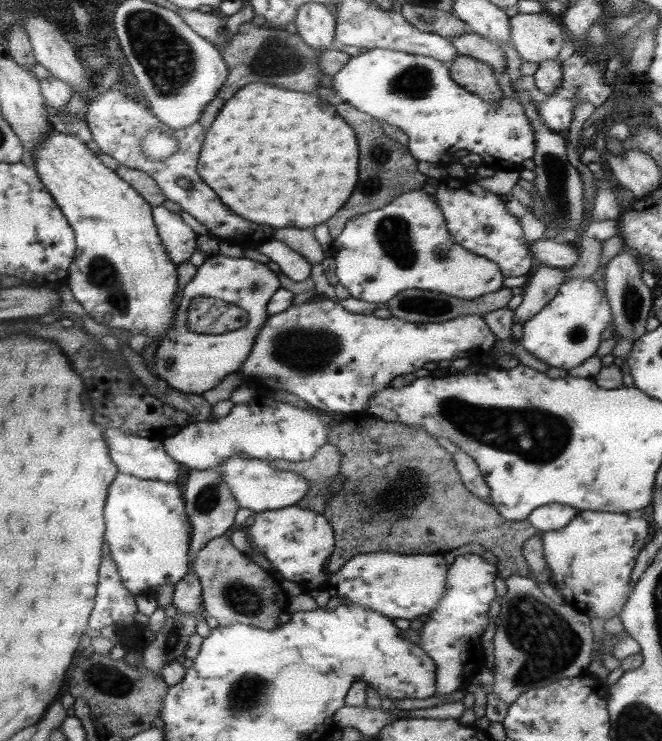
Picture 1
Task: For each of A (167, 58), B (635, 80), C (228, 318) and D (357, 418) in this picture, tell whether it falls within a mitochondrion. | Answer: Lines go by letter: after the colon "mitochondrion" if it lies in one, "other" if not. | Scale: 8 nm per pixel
A: mitochondrion
B: other
C: mitochondrion
D: other

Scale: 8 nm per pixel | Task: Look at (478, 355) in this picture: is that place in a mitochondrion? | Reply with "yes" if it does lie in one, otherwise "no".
no

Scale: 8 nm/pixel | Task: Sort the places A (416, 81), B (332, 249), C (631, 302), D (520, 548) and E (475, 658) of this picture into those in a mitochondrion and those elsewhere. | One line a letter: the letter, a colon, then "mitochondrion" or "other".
A: mitochondrion
B: other
C: mitochondrion
D: other
E: other

